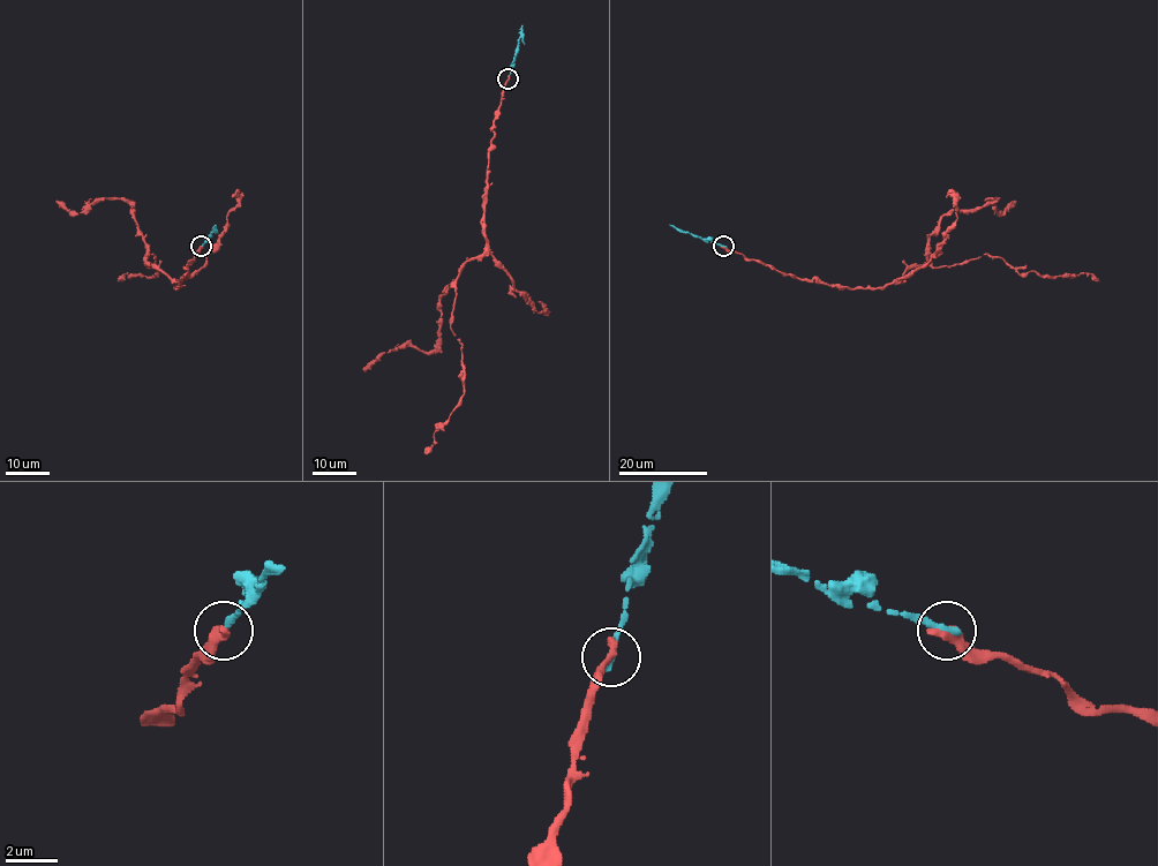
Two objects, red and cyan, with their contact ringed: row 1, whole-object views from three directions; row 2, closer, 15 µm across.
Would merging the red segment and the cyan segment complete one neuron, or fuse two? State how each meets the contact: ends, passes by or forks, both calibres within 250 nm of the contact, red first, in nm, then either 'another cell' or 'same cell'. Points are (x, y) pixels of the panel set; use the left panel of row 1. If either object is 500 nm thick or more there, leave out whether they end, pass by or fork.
red ends there; cyan ends there; 400 nm thick on the red side, 240 nm on the other; another cell

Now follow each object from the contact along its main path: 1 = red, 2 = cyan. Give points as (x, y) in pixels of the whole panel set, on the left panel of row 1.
1: (201, 246), (178, 288), (145, 264), (152, 254), (158, 273), (127, 272), (119, 281)
2: (201, 246), (216, 224)

